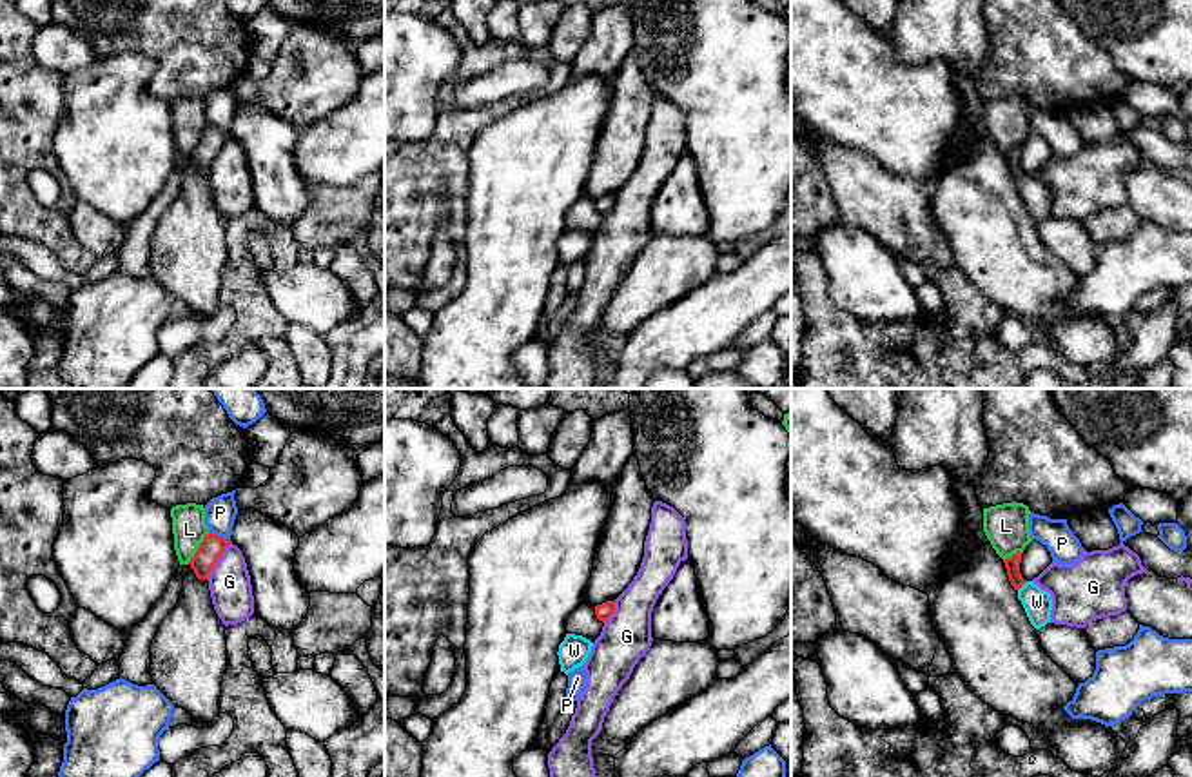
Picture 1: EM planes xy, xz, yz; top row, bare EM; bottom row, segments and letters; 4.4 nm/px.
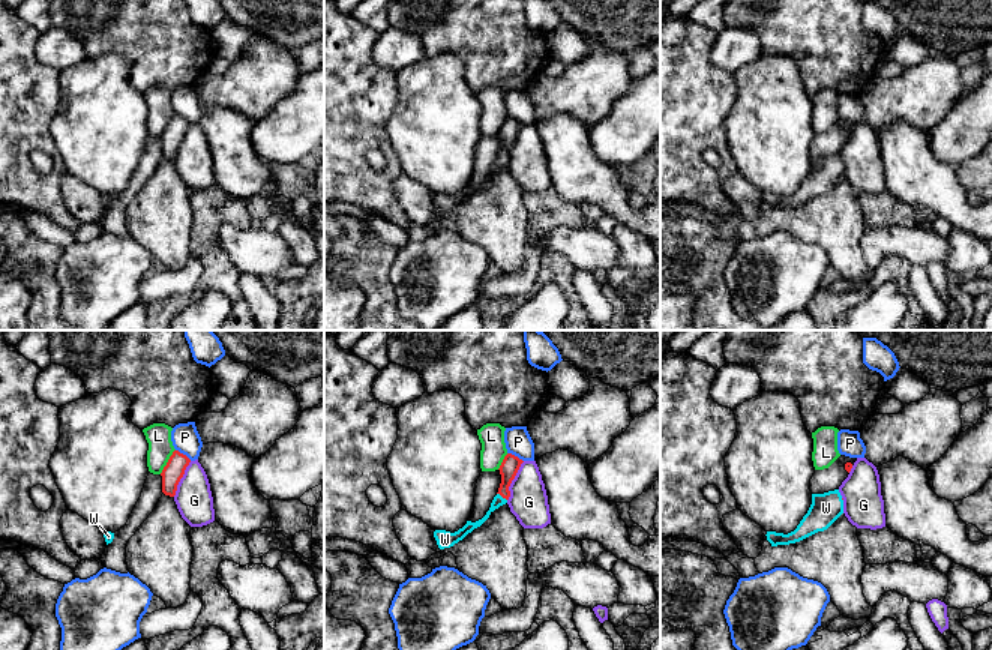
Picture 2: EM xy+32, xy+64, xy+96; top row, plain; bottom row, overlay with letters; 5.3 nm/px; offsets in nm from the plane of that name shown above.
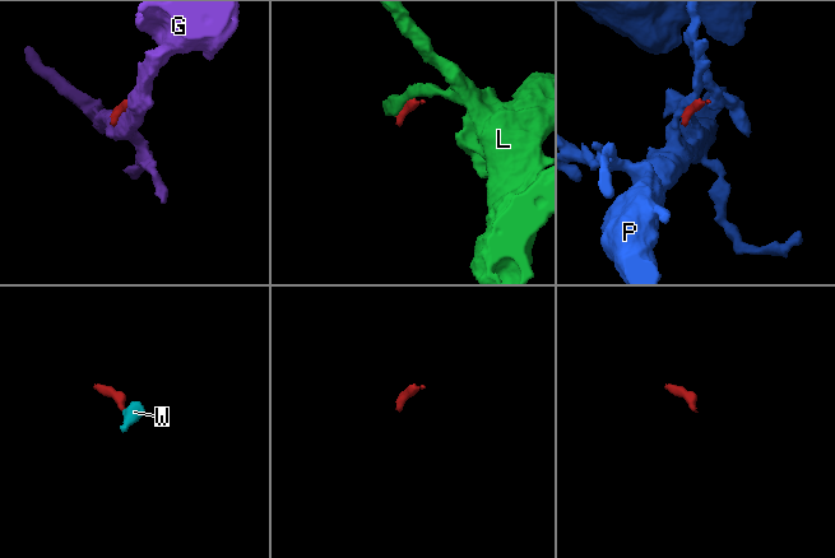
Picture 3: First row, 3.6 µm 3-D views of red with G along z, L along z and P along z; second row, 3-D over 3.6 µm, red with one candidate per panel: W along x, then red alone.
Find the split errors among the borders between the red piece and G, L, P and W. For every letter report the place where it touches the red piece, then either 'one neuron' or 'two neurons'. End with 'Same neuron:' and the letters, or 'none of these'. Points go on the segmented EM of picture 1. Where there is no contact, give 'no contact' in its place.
G: meets red in xy at (216, 561); two neurons
L: meets red in xy at (198, 549); two neurons
P: meets red in xy at (218, 536); two neurons
W: meets red in yz at (1022, 585); one neuron
Same neuron: W

